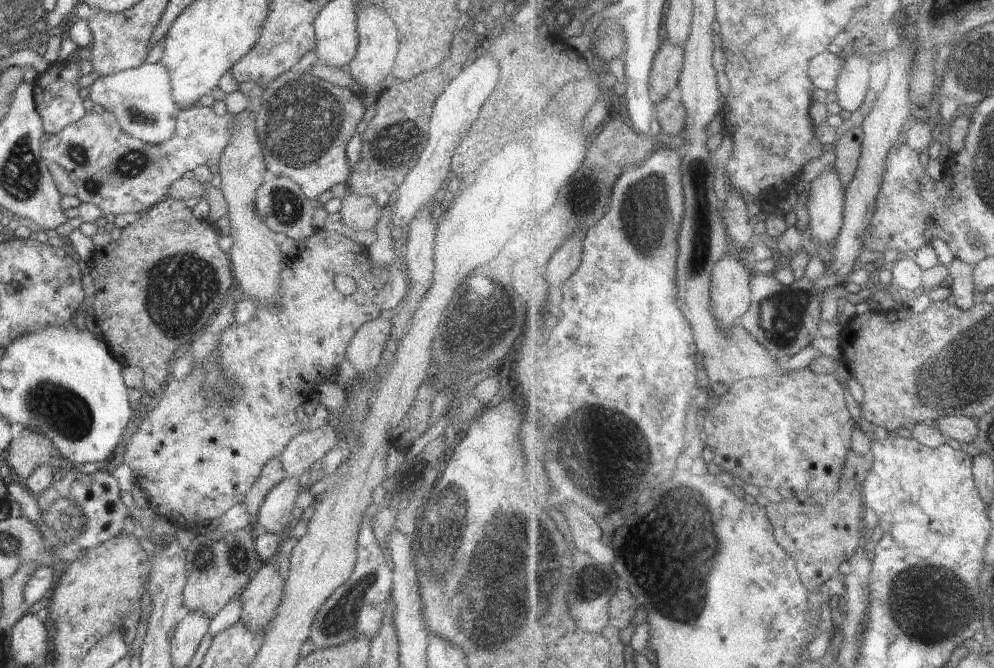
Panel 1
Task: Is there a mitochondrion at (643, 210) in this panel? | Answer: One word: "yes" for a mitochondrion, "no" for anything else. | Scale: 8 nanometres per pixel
yes

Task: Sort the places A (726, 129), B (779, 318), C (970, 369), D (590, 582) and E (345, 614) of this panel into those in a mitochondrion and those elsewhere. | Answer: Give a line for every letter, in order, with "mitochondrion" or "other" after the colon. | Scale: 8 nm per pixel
A: other
B: mitochondrion
C: mitochondrion
D: mitochondrion
E: mitochondrion

